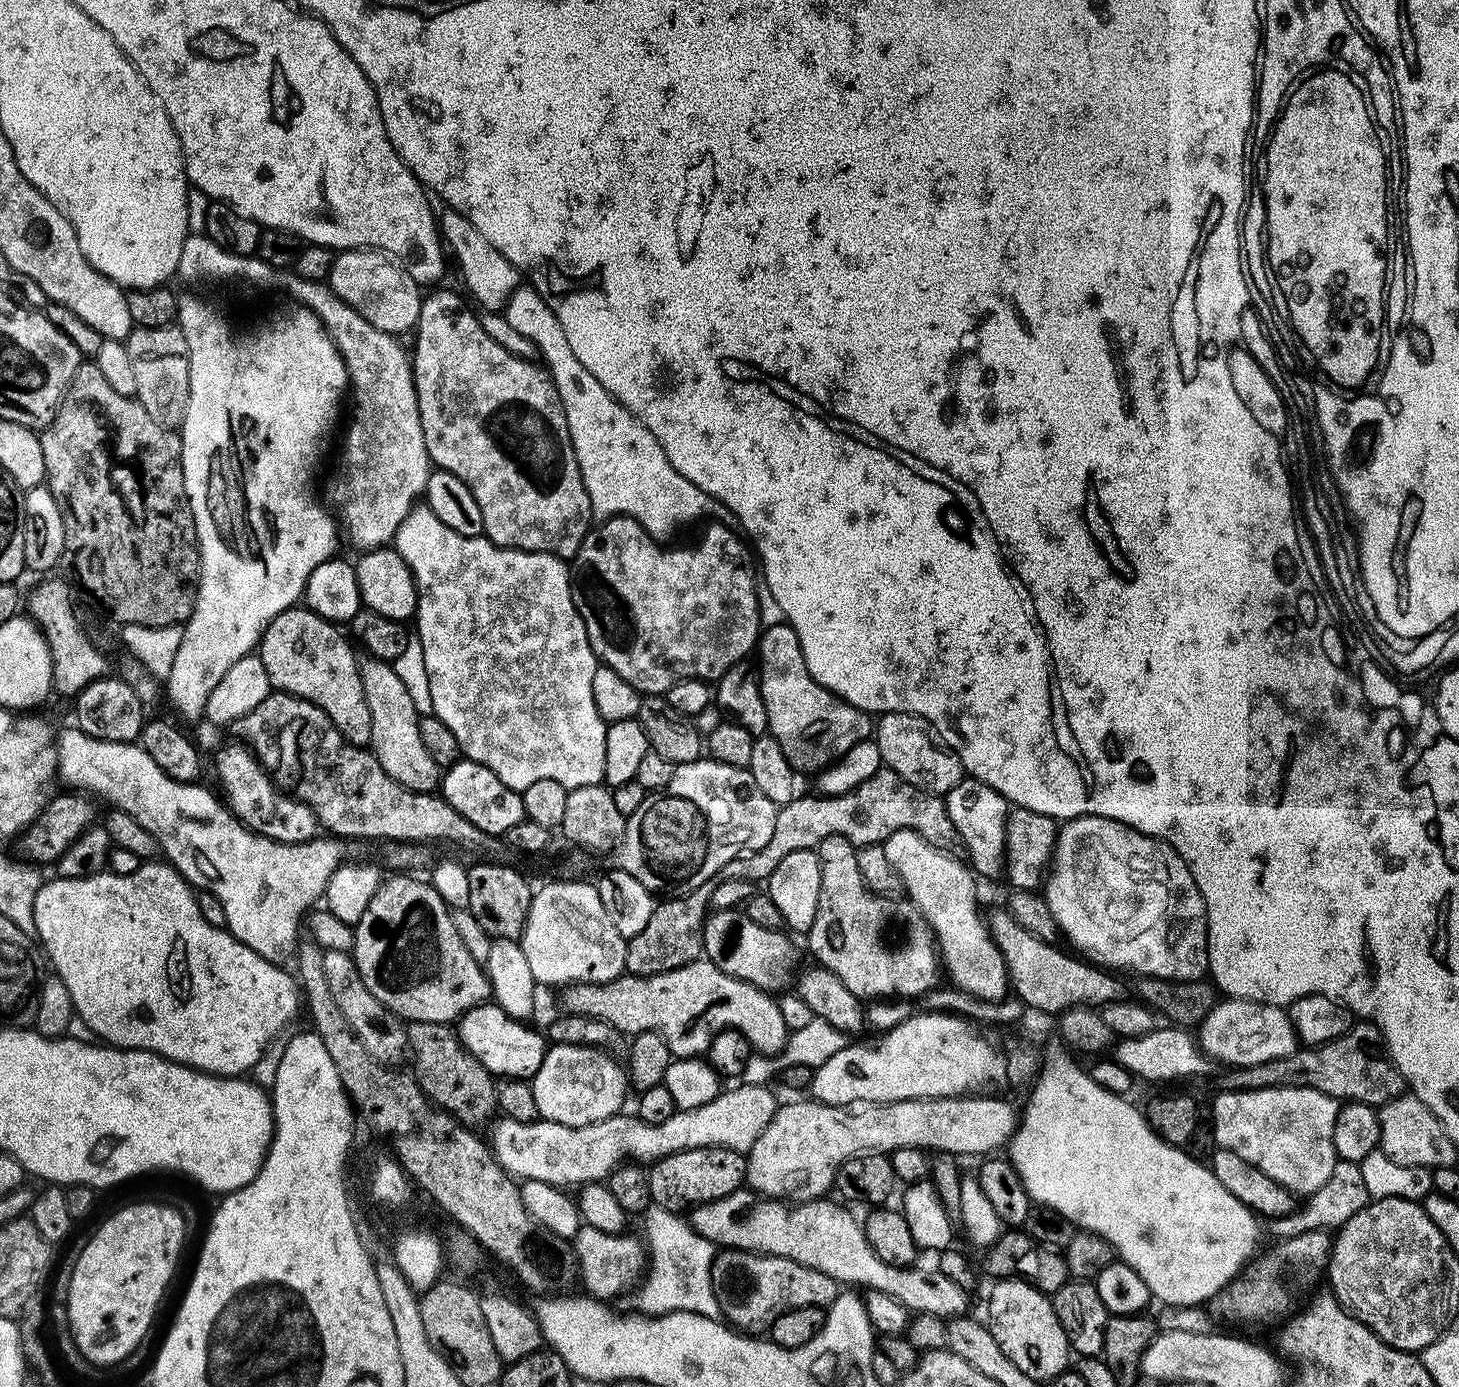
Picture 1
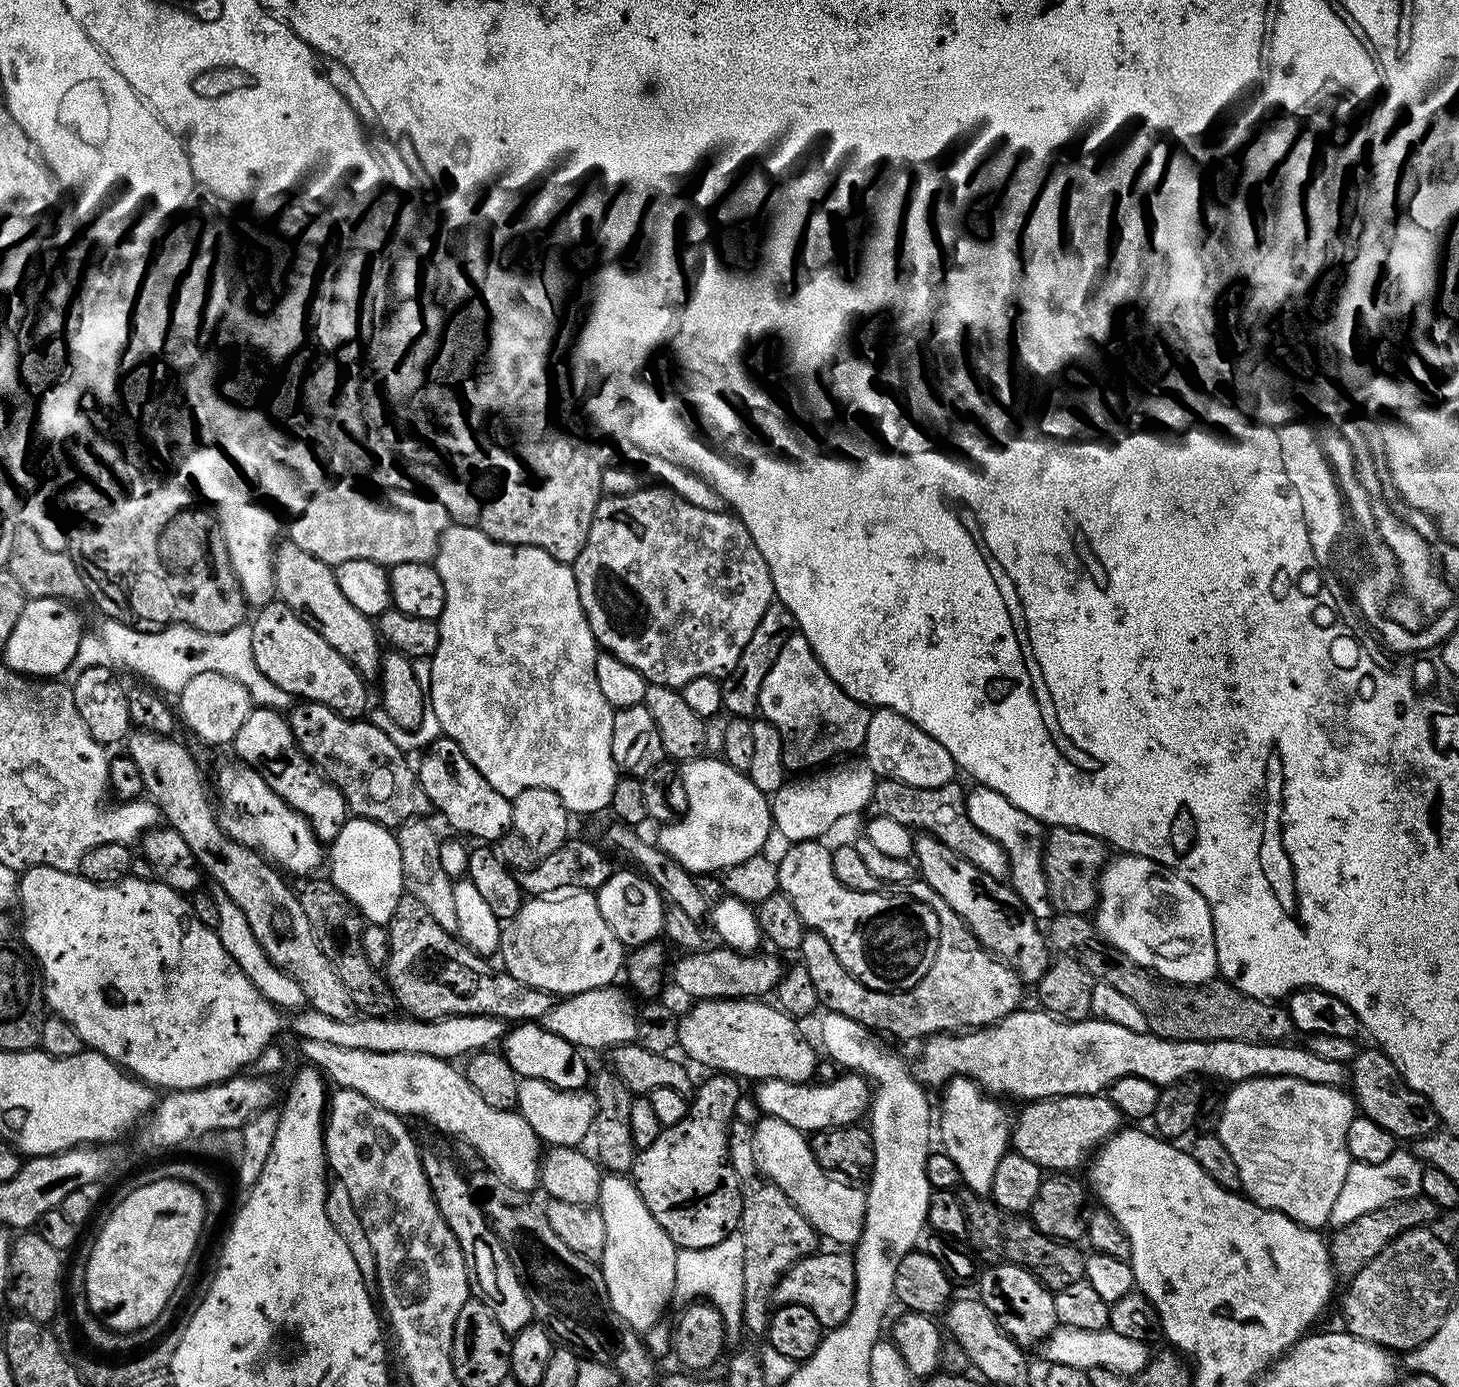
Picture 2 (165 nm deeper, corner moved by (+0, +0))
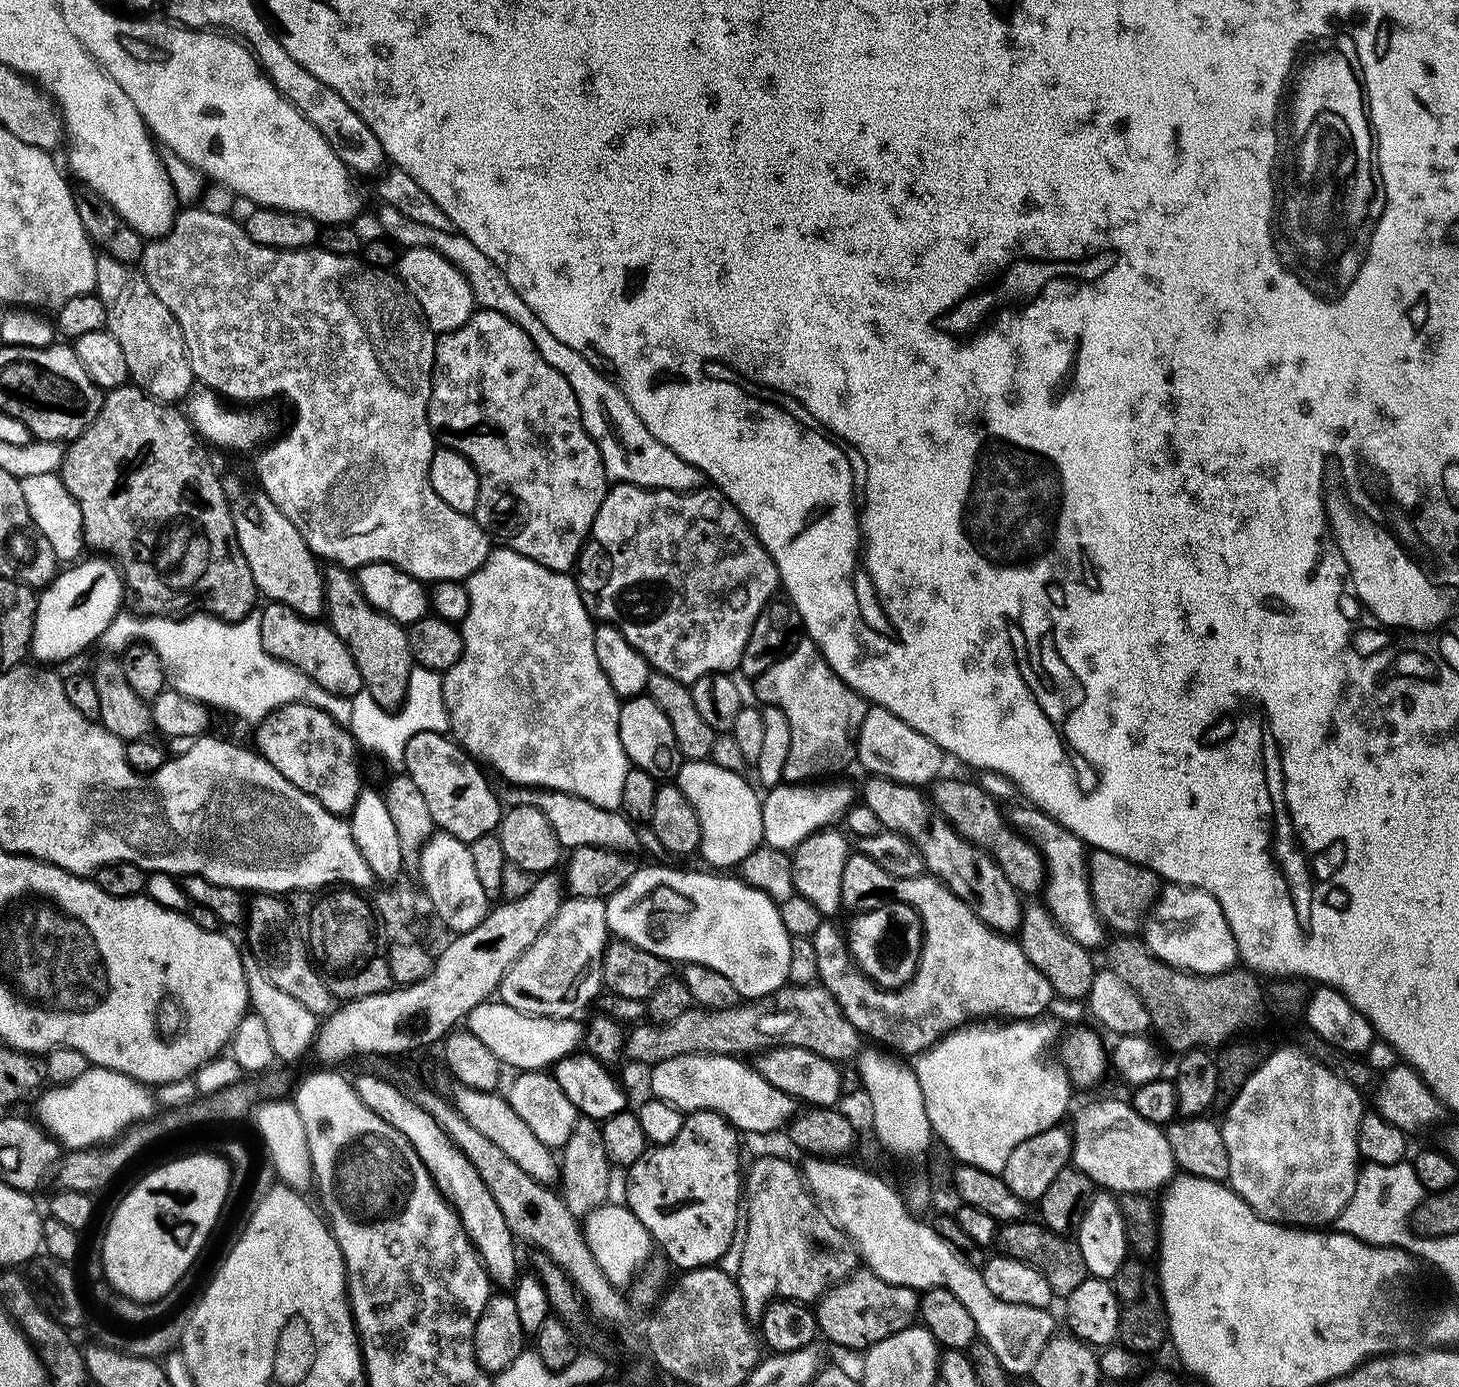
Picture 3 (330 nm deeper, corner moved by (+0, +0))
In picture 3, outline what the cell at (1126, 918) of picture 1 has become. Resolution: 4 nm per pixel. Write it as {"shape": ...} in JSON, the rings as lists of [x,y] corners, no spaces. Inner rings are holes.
{"shape":[[[1168,884],[1161,887],[1150,916],[1153,921],[1156,919],[1156,925],[1152,929],[1149,927],[1143,933],[1142,939],[1162,962],[1175,968],[1183,968],[1186,972],[1194,972],[1197,976],[1213,976],[1219,972],[1227,972],[1237,963],[1234,934],[1226,922],[1226,914],[1222,914],[1222,906],[1218,906],[1218,902],[1210,894],[1197,888],[1184,888],[1181,884]]]}

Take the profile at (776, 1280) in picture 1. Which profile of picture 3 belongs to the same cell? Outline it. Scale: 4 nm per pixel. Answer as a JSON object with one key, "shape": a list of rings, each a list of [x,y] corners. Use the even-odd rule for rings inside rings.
{"shape":[[[857,1270],[841,1284],[835,1284],[829,1292],[815,1301],[816,1327],[819,1335],[840,1348],[866,1350],[898,1330],[906,1330],[917,1323],[920,1296],[917,1289],[898,1286],[878,1278],[878,1274]]]}

